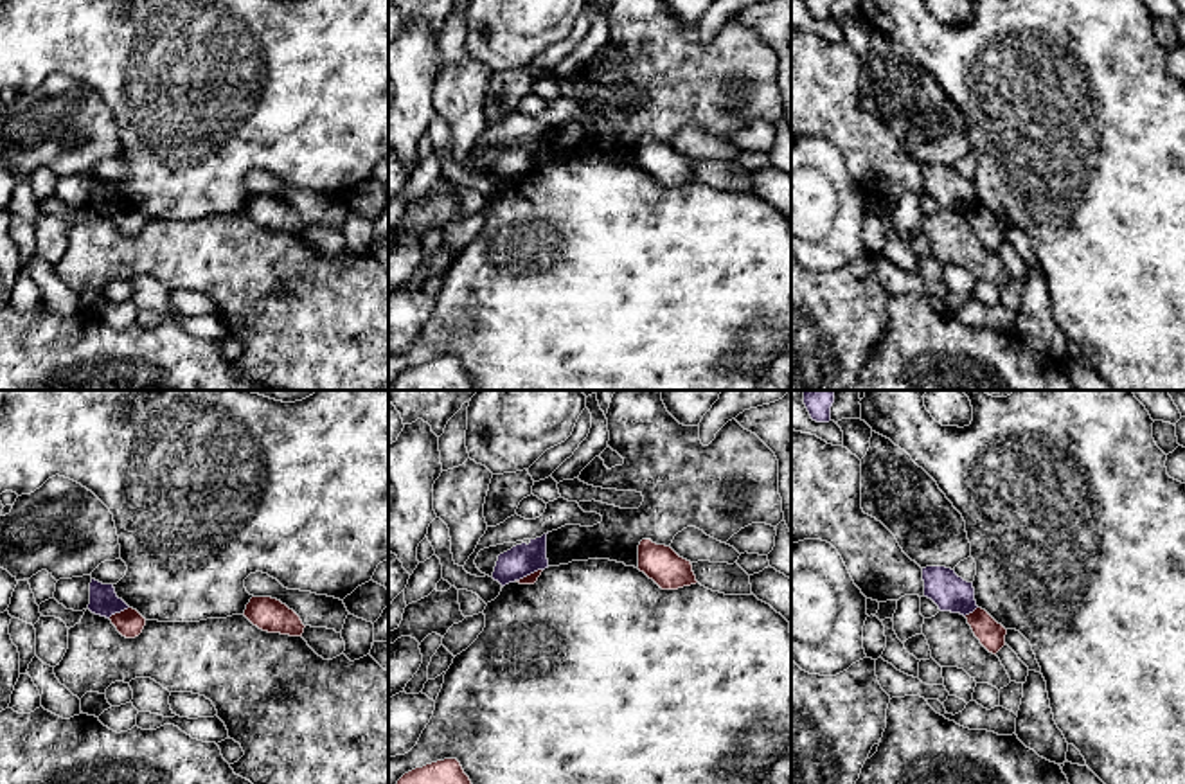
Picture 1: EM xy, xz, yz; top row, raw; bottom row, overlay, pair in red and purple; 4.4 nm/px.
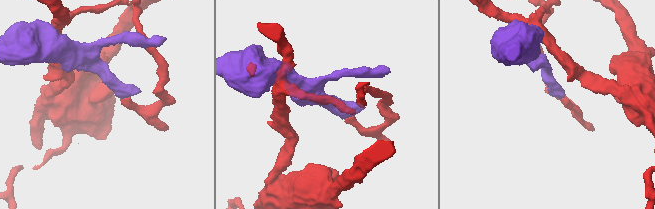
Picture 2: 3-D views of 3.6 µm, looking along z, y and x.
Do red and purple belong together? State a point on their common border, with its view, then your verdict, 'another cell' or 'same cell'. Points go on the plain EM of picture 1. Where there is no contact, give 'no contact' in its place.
contact xy (117, 211); another cell

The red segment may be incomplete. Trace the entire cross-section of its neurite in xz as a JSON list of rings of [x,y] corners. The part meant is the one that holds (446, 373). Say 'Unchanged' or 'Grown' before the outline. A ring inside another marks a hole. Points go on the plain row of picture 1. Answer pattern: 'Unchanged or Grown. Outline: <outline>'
Unchanged. Outline: [[[444,356],[405,370],[394,390],[477,390],[457,356]]]

